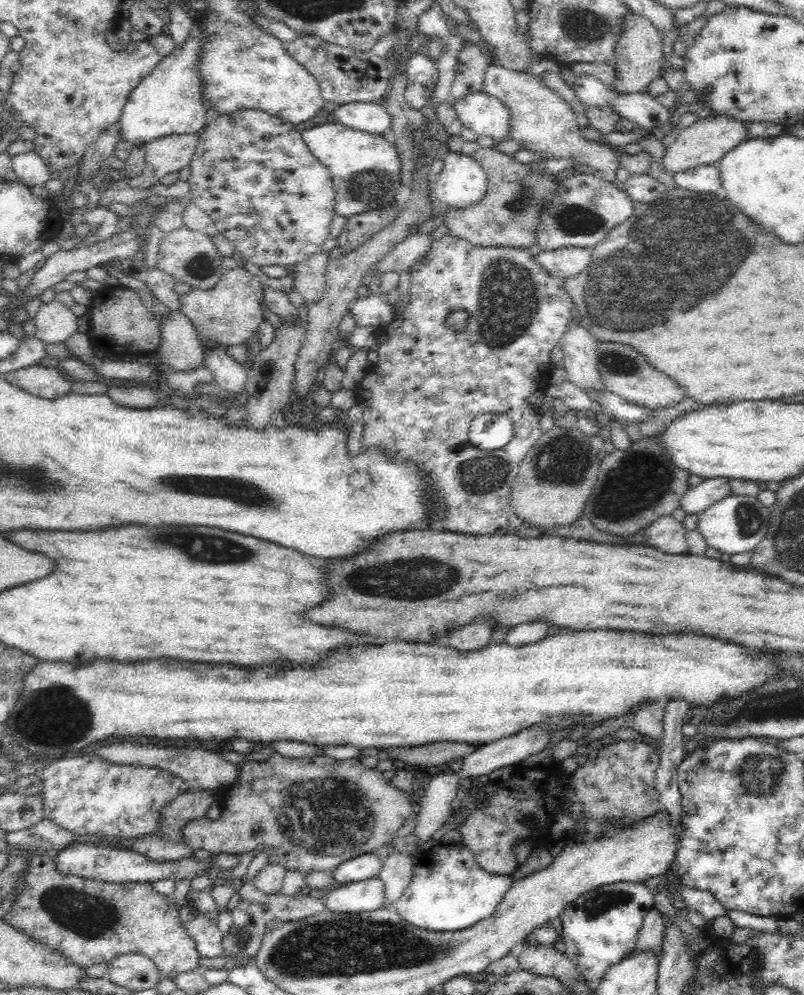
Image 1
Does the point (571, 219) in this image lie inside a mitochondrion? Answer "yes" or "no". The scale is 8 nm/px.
yes

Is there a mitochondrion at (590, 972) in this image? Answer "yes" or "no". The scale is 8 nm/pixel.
no

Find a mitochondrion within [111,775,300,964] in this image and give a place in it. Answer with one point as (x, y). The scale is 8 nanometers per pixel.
(242, 936)

